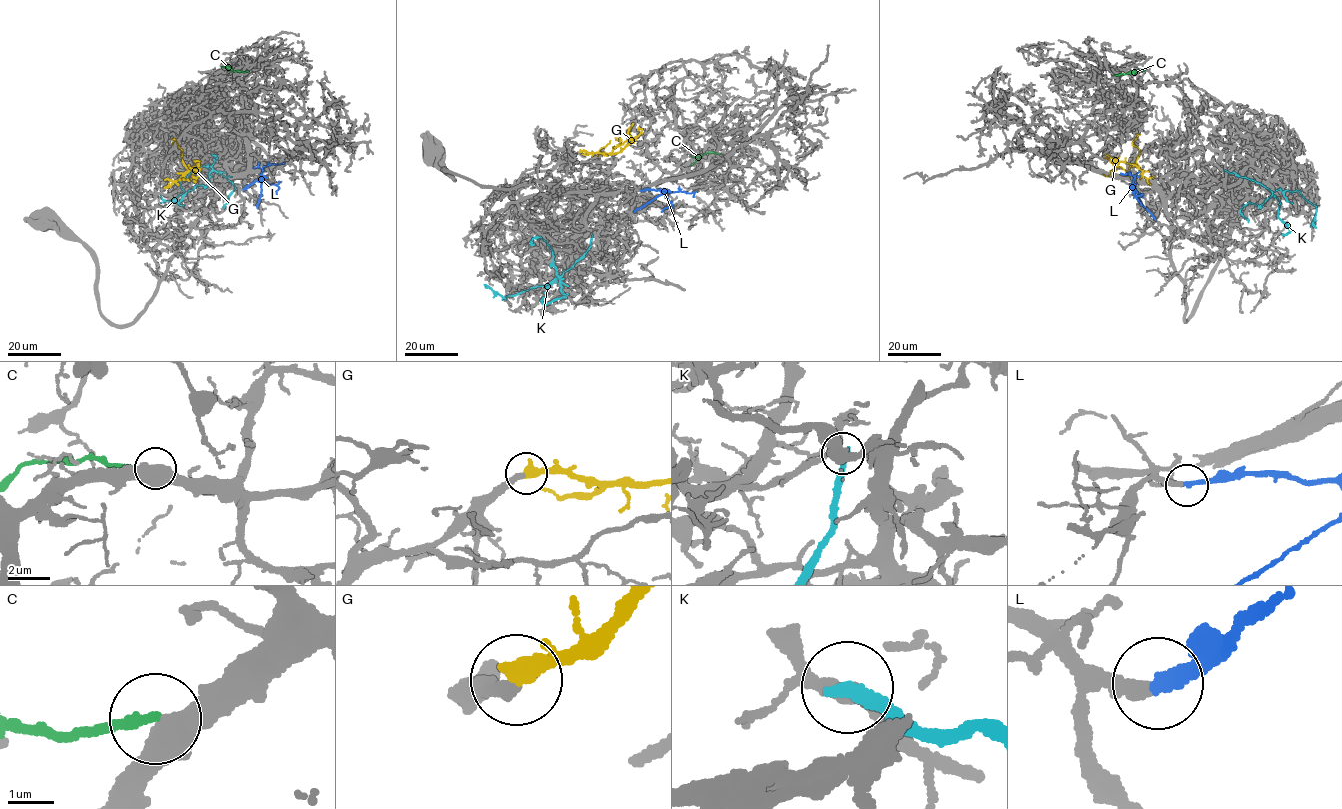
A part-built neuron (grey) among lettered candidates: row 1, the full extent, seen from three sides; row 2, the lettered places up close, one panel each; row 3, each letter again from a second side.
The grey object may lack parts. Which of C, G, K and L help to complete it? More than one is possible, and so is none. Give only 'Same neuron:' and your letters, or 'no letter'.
Same neuron: G, L

